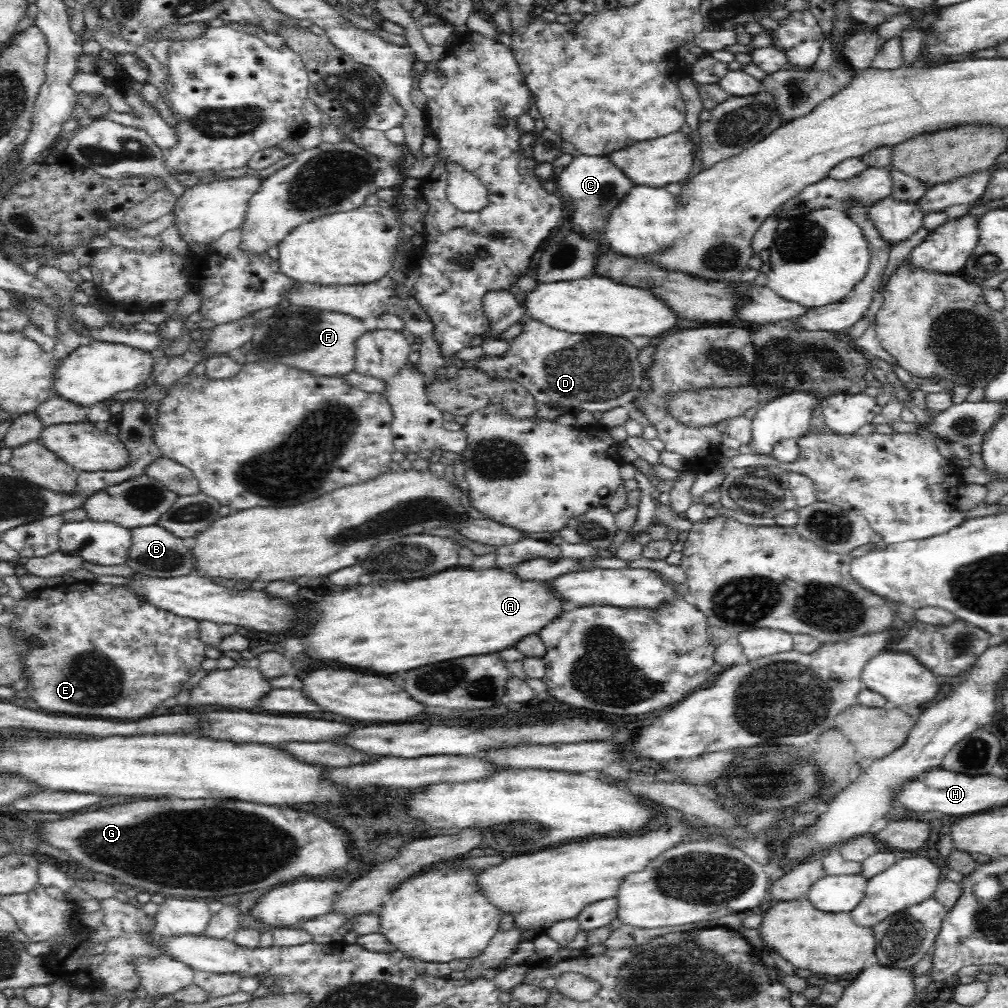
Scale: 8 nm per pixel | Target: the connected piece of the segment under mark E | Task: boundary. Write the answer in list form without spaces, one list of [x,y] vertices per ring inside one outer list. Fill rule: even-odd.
[[[74,582],[69,584],[58,584],[57,586],[40,589],[39,591],[24,592],[16,598],[16,606],[4,607],[4,612],[14,614],[14,620],[6,624],[11,632],[13,640],[21,640],[21,646],[25,649],[19,654],[17,662],[21,664],[22,676],[28,680],[26,694],[30,700],[34,700],[42,710],[50,710],[54,714],[80,714],[82,718],[120,718],[120,720],[134,720],[144,718],[150,712],[163,705],[167,698],[176,697],[183,685],[198,670],[200,664],[206,660],[206,643],[200,639],[198,632],[199,620],[181,617],[165,610],[160,610],[143,600],[139,600],[123,590],[121,586],[114,584],[103,584],[99,582]]]

